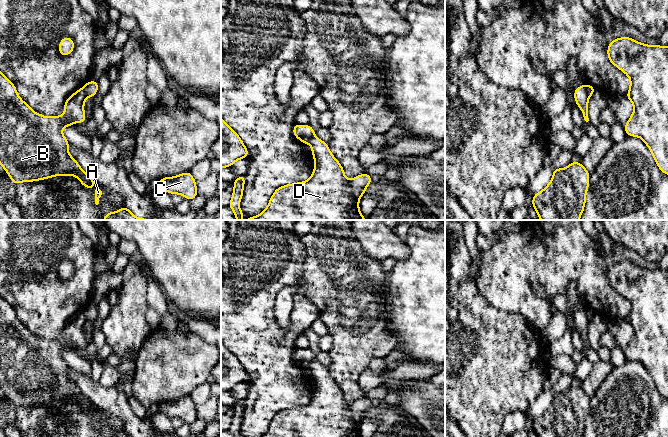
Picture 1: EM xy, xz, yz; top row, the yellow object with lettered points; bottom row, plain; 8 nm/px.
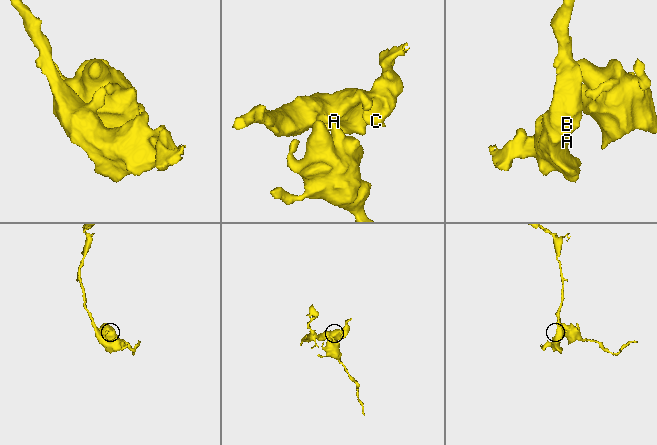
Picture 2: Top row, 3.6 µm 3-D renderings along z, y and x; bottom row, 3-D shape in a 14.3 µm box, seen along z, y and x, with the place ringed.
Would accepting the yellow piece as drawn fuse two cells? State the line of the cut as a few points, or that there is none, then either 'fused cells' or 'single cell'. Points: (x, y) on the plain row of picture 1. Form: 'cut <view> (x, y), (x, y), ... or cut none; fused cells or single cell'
cut yz (585, 309), (590, 319); fused cells

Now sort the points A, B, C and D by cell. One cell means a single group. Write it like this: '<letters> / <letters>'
A B C / D

